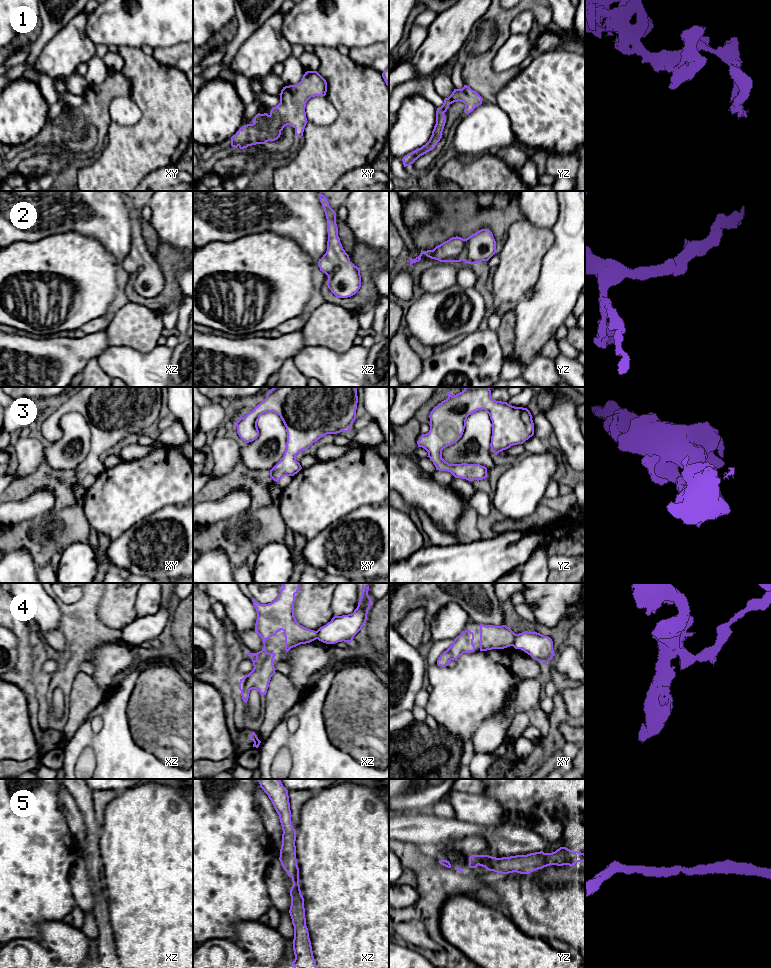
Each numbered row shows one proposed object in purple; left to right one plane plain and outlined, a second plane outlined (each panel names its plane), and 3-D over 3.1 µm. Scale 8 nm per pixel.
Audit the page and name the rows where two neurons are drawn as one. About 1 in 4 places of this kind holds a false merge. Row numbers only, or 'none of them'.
4

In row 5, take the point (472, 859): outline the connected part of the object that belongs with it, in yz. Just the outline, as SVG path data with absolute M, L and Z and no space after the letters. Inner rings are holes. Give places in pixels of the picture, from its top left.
M560 847L555 852L544 853L543 851L527 855L516 855L510 857L496 858L489 855L472 855L469 857L469 867L476 868L478 865L489 871L501 874L517 872L529 874L535 870L550 865L569 865L570 867L578 862L585 861L585 854L572 851L566 847Z

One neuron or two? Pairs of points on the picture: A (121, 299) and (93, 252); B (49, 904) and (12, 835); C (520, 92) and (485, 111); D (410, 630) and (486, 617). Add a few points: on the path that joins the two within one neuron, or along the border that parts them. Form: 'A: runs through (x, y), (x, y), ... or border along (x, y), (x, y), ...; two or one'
A: border along (117, 271), (117, 292), (106, 313); two
B: runs through (36, 887), (35, 875), (12, 852); one
C: border along (496, 104), (506, 113), (510, 124); two
D: border along (425, 609), (420, 607), (411, 609), (401, 621); two

